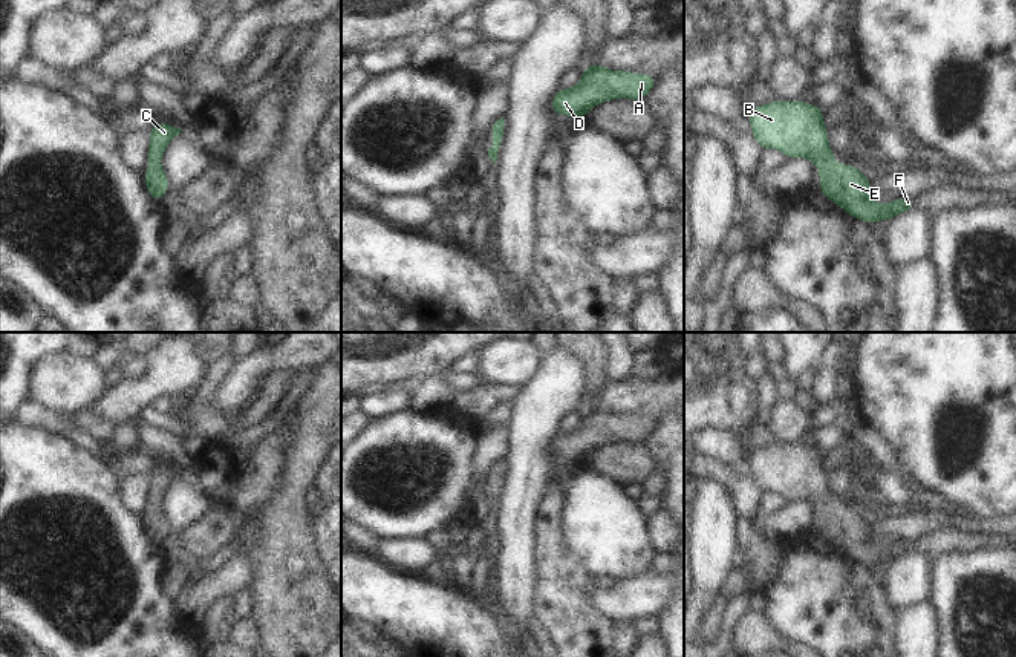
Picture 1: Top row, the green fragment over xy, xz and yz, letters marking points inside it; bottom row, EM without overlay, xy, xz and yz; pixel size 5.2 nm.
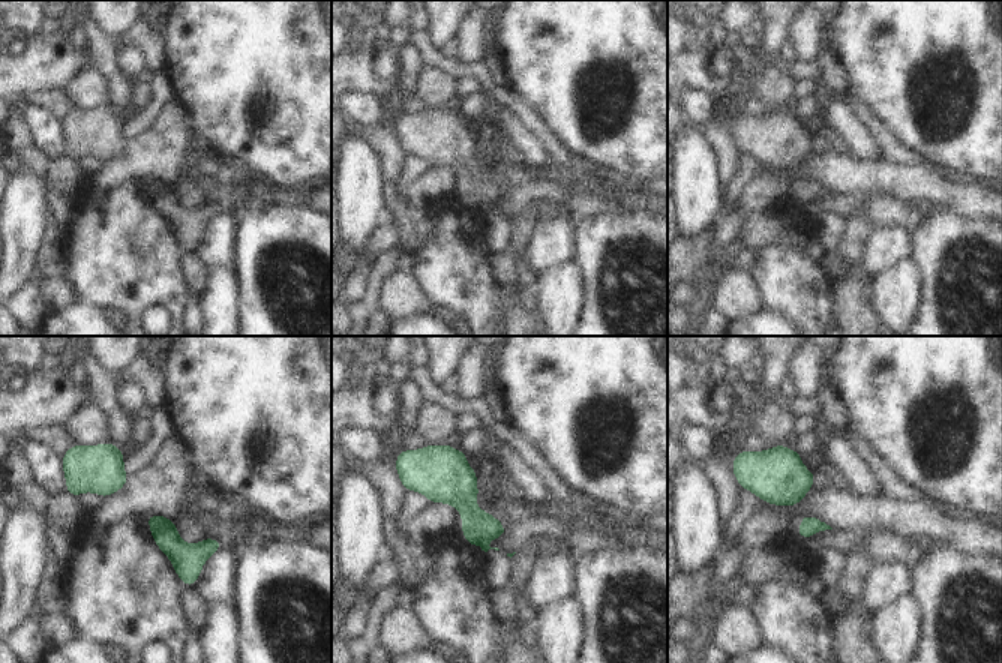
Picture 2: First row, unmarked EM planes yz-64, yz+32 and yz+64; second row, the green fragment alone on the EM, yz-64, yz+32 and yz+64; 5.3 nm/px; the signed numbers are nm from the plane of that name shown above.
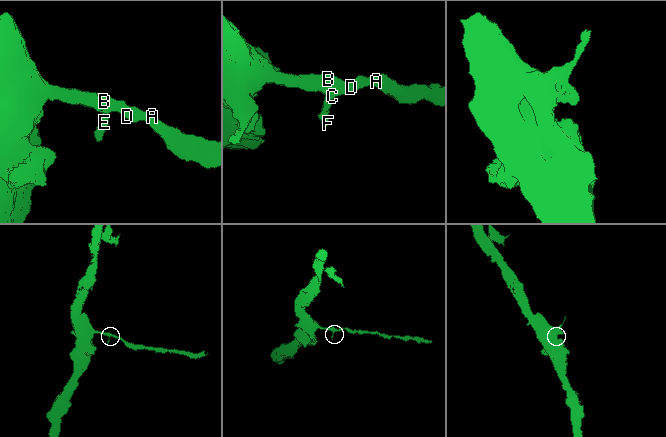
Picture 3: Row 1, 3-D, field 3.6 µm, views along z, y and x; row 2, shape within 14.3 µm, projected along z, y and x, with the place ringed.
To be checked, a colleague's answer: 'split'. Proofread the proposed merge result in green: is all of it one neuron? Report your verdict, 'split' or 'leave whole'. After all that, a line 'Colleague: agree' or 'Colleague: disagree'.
leave whole
Colleague: disagree

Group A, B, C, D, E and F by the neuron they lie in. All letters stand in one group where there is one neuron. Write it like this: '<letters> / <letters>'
A B C D E F

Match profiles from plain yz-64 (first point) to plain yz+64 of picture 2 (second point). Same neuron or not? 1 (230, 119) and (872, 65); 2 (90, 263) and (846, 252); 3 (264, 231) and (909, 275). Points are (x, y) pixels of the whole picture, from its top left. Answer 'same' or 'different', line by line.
1: same
2: different
3: different

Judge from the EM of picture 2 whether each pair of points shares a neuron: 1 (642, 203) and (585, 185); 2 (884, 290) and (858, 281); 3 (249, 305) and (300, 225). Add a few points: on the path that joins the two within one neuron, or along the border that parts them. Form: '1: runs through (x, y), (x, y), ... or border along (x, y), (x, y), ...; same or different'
1: runs through (629, 200), (614, 189), (599, 185); same
2: border along (873, 279), (870, 293); different
3: runs through (254, 281), (257, 251), (276, 239); same

